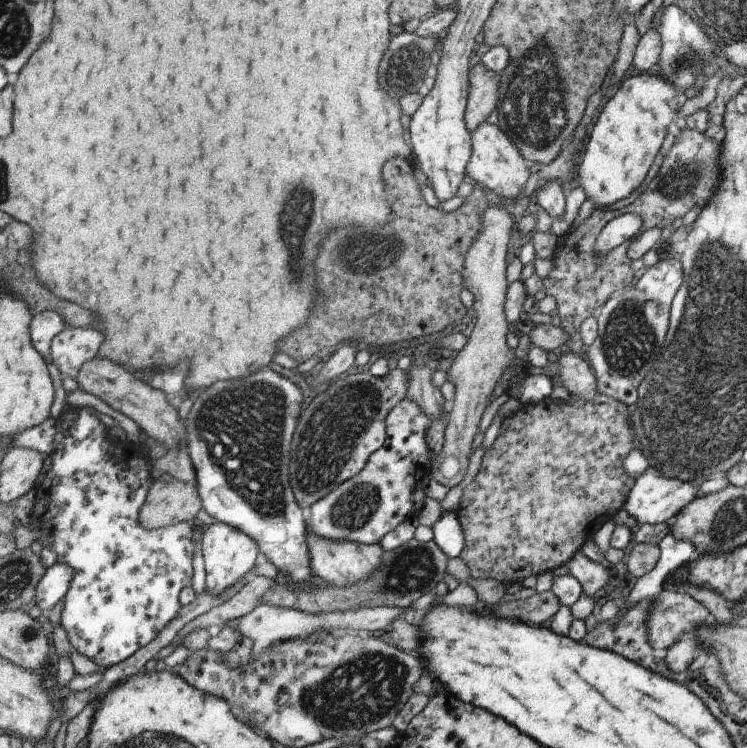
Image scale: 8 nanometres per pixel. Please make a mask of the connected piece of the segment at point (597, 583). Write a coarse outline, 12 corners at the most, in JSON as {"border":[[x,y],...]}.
{"border":[[581,552],[567,562],[569,576],[591,598],[611,576]]}

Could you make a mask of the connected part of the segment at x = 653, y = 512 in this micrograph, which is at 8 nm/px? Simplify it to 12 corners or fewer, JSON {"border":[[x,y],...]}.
{"border":[[647,468],[623,504],[641,524],[665,524],[701,482]]}

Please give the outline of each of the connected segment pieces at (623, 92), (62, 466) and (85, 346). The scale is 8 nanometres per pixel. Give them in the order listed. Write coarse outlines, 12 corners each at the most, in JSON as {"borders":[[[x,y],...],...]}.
{"borders":[[[629,72],[601,104],[575,186],[595,210],[643,184],[679,116]],[[73,402],[35,502],[75,570],[61,626],[113,668],[181,616],[195,530]],[[93,326],[55,336],[51,358],[69,386],[97,358],[105,334]]]}

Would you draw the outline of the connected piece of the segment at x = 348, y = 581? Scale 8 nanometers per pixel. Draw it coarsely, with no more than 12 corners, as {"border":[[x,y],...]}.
{"border":[[309,532],[315,578],[347,588],[381,570],[381,544]]}

